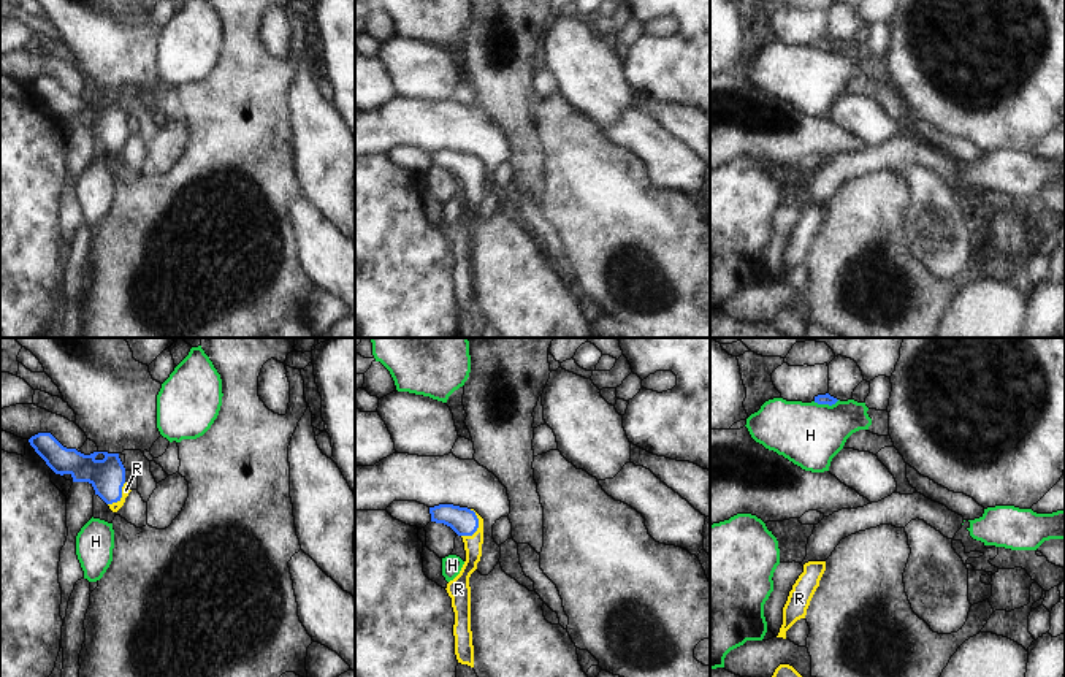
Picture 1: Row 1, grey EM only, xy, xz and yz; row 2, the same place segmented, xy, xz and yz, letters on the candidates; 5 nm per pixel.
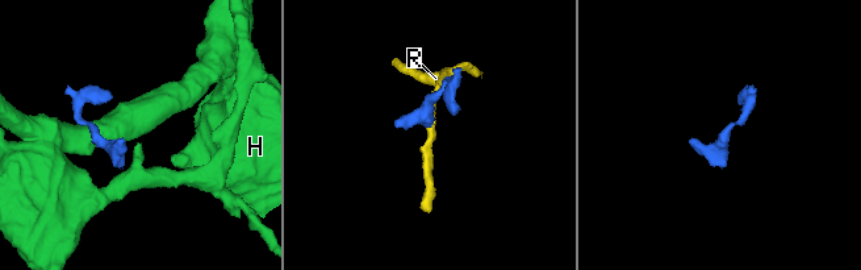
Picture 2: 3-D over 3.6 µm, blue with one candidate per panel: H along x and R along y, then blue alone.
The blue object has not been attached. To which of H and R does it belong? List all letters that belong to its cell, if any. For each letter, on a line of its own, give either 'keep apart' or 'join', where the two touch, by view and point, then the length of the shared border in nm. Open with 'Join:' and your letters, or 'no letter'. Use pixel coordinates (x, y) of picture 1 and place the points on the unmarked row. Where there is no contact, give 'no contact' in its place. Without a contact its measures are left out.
Join: R
H: keep apart | yz (826, 48) | 140 nm
R: join | xz (477, 172) | 160 nm

